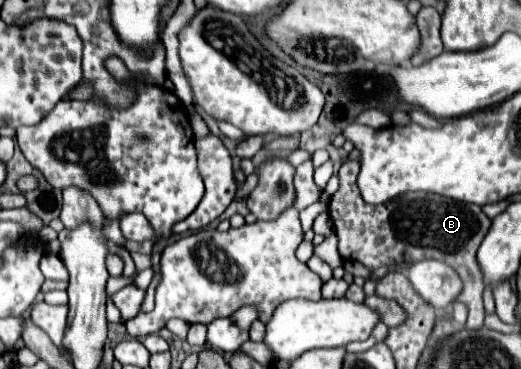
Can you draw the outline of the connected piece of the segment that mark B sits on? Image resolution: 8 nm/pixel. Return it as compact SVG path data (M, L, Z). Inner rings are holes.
M345 160L339 168L339 190L329 200L329 216L333 220L333 230L339 238L339 254L345 260L357 260L369 268L381 268L389 264L397 264L403 260L417 262L423 258L435 258L451 268L463 280L463 292L457 298L469 306L467 328L475 330L483 326L485 308L483 308L483 280L477 264L477 248L489 232L491 220L481 212L477 204L465 204L457 200L449 200L445 196L437 196L431 192L407 192L405 196L397 196L397 200L371 206L359 194L357 172L361 168L359 160Z

